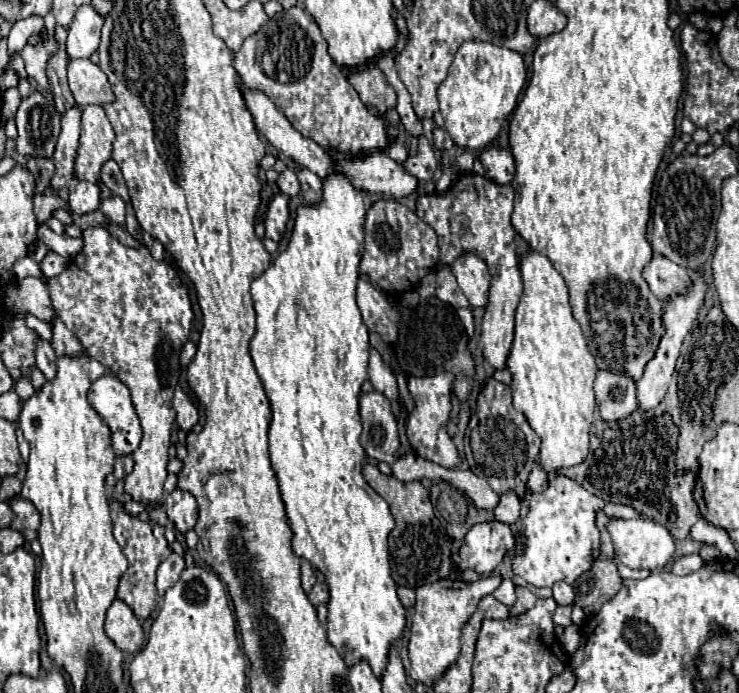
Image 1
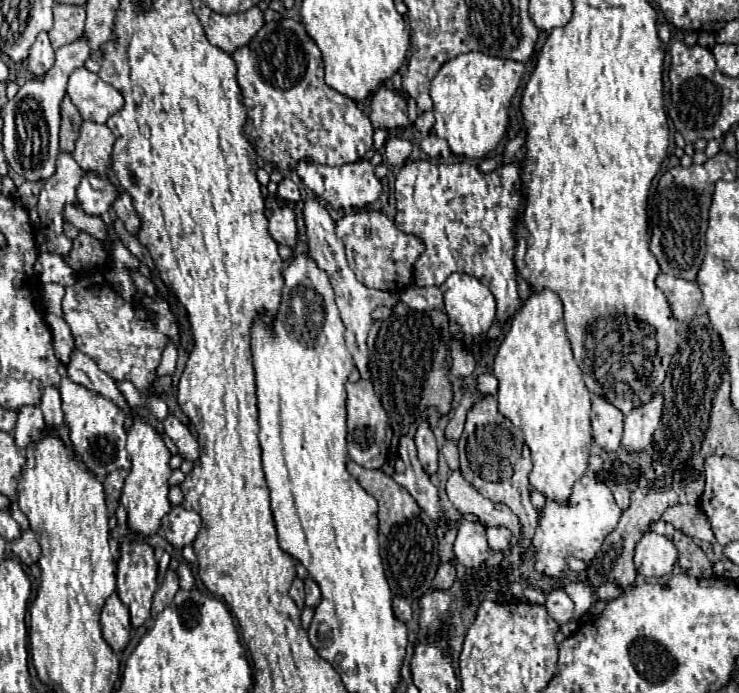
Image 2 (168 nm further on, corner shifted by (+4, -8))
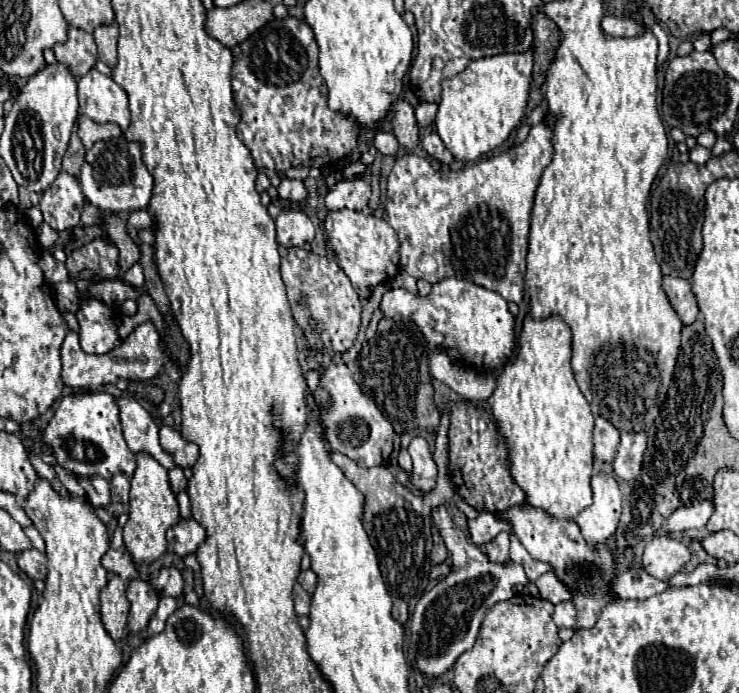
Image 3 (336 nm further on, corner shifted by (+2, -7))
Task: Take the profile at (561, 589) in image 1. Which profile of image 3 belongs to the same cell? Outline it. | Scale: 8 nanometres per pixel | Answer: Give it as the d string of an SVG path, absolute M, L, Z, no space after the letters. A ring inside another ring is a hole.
M561 602L555 606L555 612L553 612L553 622L559 626L559 628L575 628L575 622L577 622L577 610L571 602Z

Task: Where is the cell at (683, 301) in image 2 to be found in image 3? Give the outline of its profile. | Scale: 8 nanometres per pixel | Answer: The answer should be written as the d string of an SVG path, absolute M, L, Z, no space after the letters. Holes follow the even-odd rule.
M665 276L663 278L663 290L671 302L671 306L675 308L675 312L679 314L683 324L693 324L697 318L697 300L691 292L691 284L683 278L673 278L673 276Z

